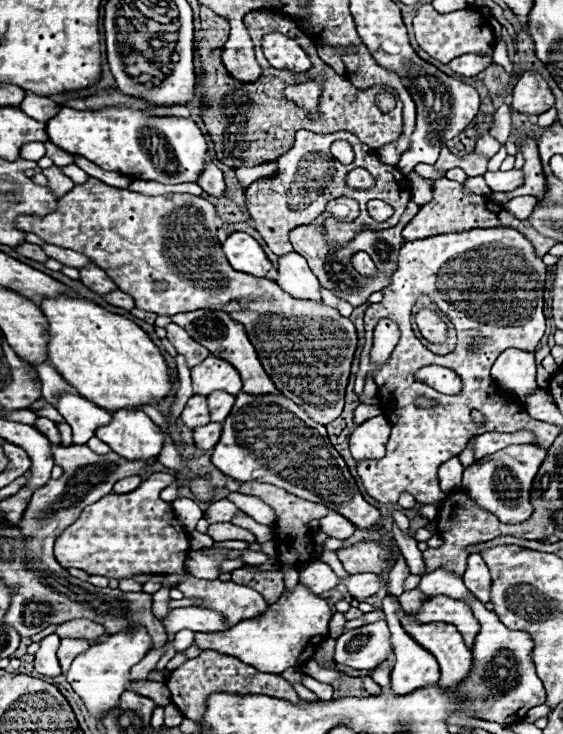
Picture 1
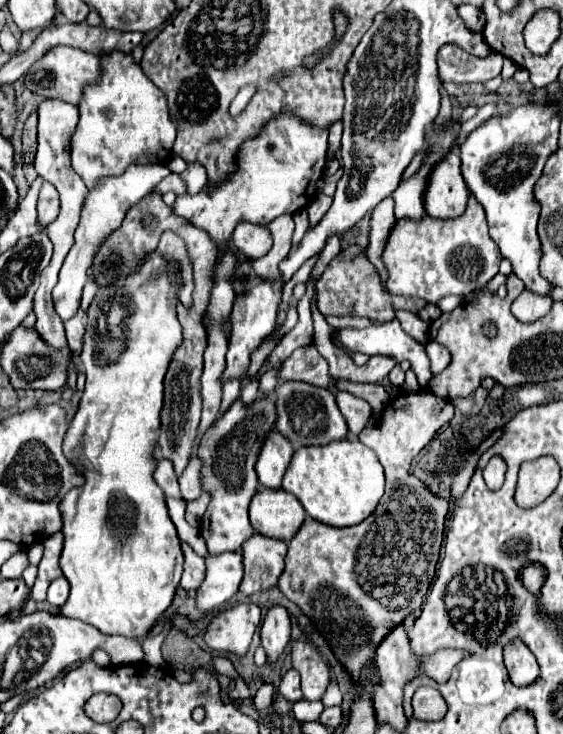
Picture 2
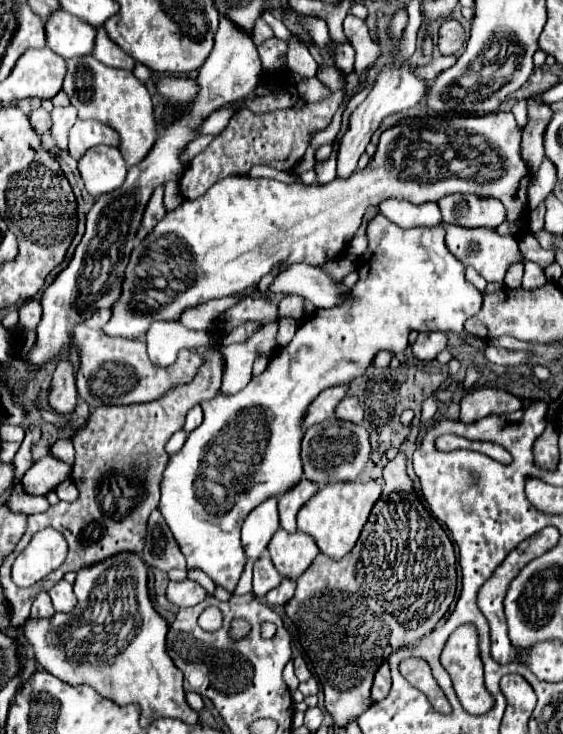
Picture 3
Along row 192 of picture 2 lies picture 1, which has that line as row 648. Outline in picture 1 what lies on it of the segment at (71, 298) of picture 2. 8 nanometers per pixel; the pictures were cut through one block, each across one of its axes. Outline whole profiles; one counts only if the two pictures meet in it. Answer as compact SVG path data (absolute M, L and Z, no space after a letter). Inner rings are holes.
M138 628L136 632L118 632L108 636L108 640L92 644L86 652L74 658L72 668L68 670L68 682L72 684L74 692L84 700L86 708L94 718L100 718L102 712L108 712L118 706L118 698L124 690L130 688L128 670L138 664L150 650L150 636L144 628Z

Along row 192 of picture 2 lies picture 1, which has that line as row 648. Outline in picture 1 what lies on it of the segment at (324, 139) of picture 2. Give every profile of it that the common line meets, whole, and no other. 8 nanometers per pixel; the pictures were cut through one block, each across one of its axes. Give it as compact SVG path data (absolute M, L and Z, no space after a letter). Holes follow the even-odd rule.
M296 586L294 592L284 594L276 604L270 604L268 610L252 620L238 622L226 632L196 632L194 644L200 650L214 648L216 652L226 652L228 656L238 656L238 660L258 668L258 672L270 672L270 674L282 674L290 666L304 664L308 658L312 658L316 646L322 638L328 634L328 622L330 622L330 608L320 598L314 596L304 586ZM308 650L308 658L306 656Z

